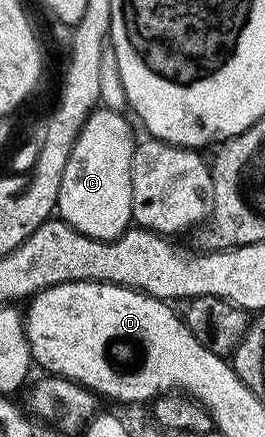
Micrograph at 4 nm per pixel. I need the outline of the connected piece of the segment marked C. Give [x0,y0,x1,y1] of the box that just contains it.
[57,107,136,240]

